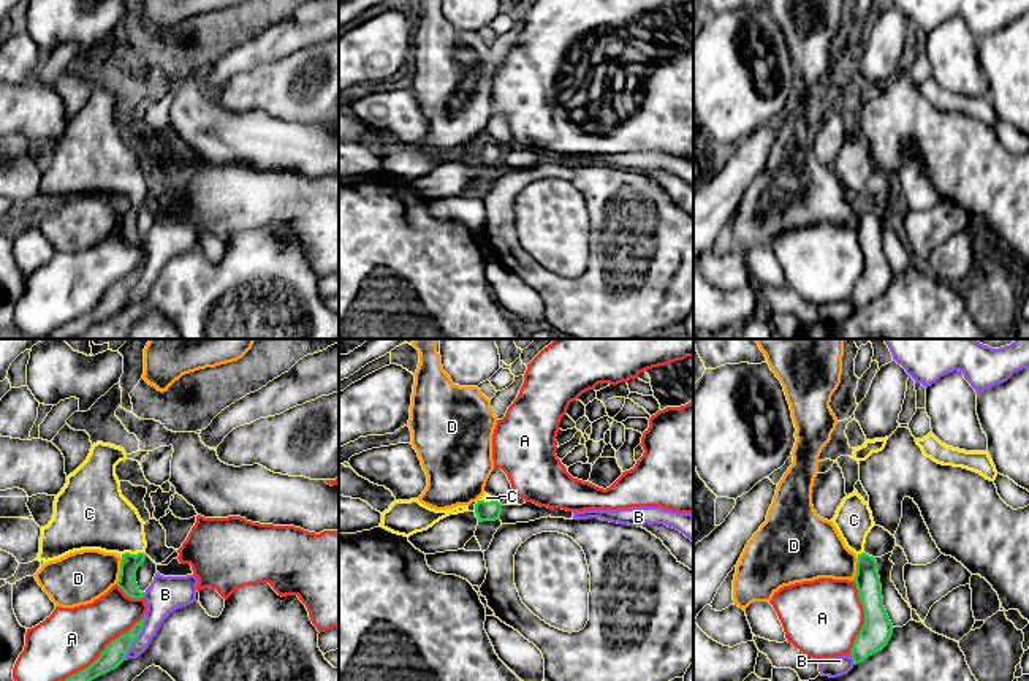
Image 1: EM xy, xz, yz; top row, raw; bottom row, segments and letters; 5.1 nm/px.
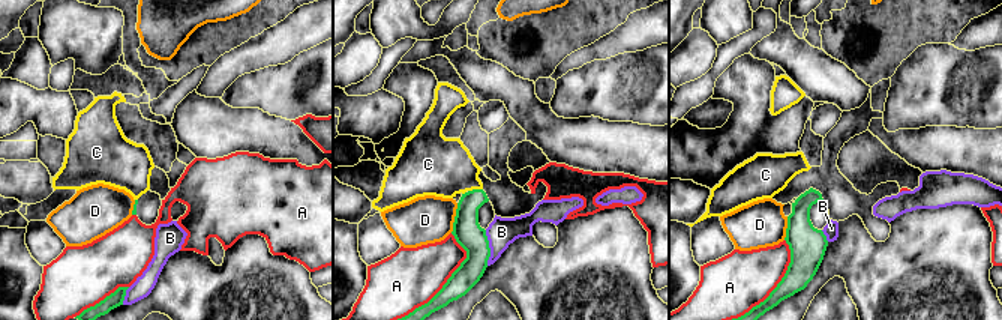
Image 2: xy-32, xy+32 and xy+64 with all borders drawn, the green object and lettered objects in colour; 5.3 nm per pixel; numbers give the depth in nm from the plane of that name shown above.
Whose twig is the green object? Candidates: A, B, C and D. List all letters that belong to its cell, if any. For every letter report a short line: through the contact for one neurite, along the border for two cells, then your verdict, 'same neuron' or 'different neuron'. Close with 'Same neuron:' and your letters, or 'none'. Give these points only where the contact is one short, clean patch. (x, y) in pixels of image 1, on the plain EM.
A: different neuron
B: xy (146, 260), (143, 274), (124, 304) | different neuron
C: xy (127, 225), (132, 200), (100, 163) | same neuron
D: xy (122, 203), (116, 228) | different neuron
Same neuron: C

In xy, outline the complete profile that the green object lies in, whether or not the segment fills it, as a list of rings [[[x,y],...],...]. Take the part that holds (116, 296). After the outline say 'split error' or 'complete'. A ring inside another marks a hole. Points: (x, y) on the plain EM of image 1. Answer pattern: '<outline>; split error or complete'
[[[146,260],[127,279],[112,285],[92,310],[52,331],[44,339],[74,339],[92,325],[117,314],[125,306],[131,288],[139,282],[144,264]]]; complete

